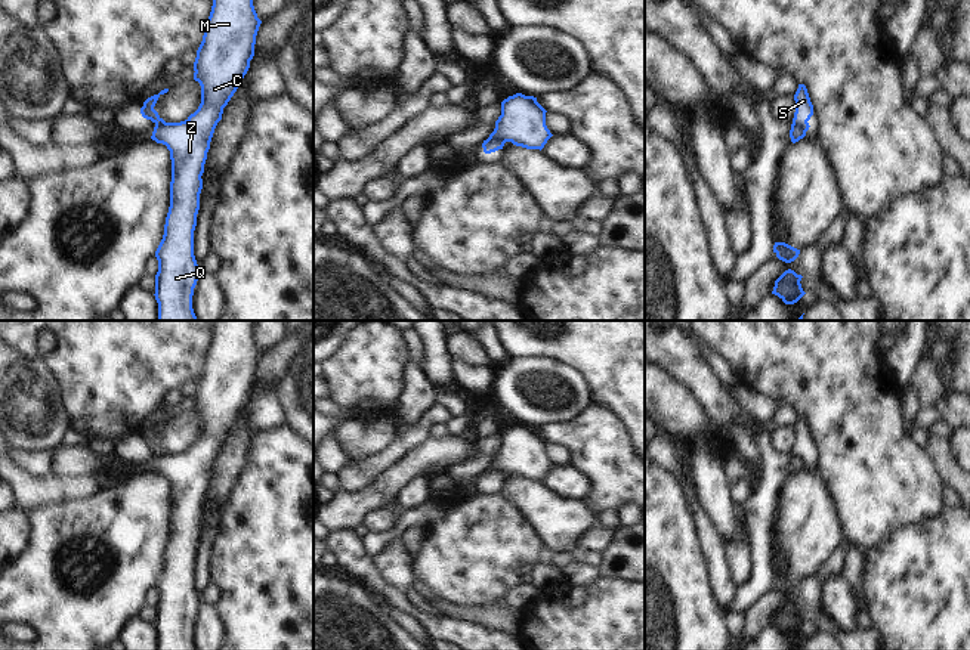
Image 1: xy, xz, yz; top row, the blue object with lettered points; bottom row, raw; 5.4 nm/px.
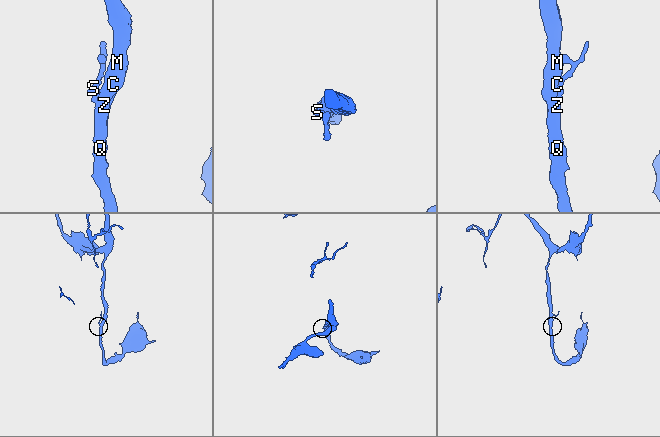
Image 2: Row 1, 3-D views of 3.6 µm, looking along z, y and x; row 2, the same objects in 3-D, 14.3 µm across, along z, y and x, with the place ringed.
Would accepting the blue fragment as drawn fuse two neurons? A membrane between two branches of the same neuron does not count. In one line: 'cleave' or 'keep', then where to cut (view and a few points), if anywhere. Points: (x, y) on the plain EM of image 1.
cleave | yz (793, 452), (806, 454)

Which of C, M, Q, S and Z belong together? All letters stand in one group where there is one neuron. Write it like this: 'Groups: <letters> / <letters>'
Groups: C M Q Z / S

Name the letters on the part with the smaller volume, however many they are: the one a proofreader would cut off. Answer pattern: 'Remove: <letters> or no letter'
Remove: S

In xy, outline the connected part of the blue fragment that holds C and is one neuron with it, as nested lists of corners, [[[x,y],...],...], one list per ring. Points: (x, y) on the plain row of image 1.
[[[216,321],[203,372],[194,393],[201,417],[198,440],[180,454],[157,454],[151,470],[170,482],[170,538],[155,582],[158,650],[197,650],[192,626],[200,601],[194,561],[210,473],[223,439],[237,422],[254,387],[262,352],[253,337],[256,321]]]

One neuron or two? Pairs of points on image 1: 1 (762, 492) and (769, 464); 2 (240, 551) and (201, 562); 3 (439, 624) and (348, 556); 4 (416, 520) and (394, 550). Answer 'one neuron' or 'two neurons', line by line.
1: one neuron
2: two neurons
3: one neuron
4: two neurons

